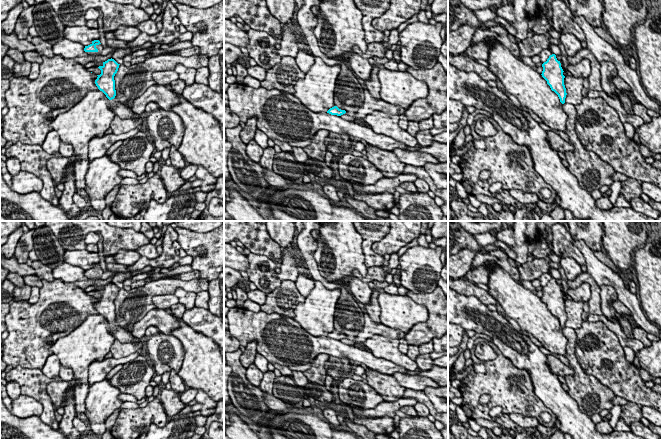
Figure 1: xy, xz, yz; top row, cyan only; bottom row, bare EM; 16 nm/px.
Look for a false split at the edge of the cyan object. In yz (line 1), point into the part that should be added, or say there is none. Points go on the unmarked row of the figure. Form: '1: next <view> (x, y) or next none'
1: next none

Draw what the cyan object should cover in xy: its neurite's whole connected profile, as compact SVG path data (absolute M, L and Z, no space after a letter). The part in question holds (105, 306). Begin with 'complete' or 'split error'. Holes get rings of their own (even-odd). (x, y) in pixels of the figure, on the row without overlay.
split error | M108 283L103 286L102 290L98 292L101 294L101 298L97 299L95 308L100 315L102 315L109 323L109 333L121 343L127 342L139 342L140 340L133 337L124 326L116 323L115 304L114 300L118 295L119 289L114 283Z

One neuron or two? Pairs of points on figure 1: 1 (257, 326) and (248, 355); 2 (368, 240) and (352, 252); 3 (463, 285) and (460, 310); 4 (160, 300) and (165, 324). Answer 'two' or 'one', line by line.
1: two
2: two
3: two
4: two

